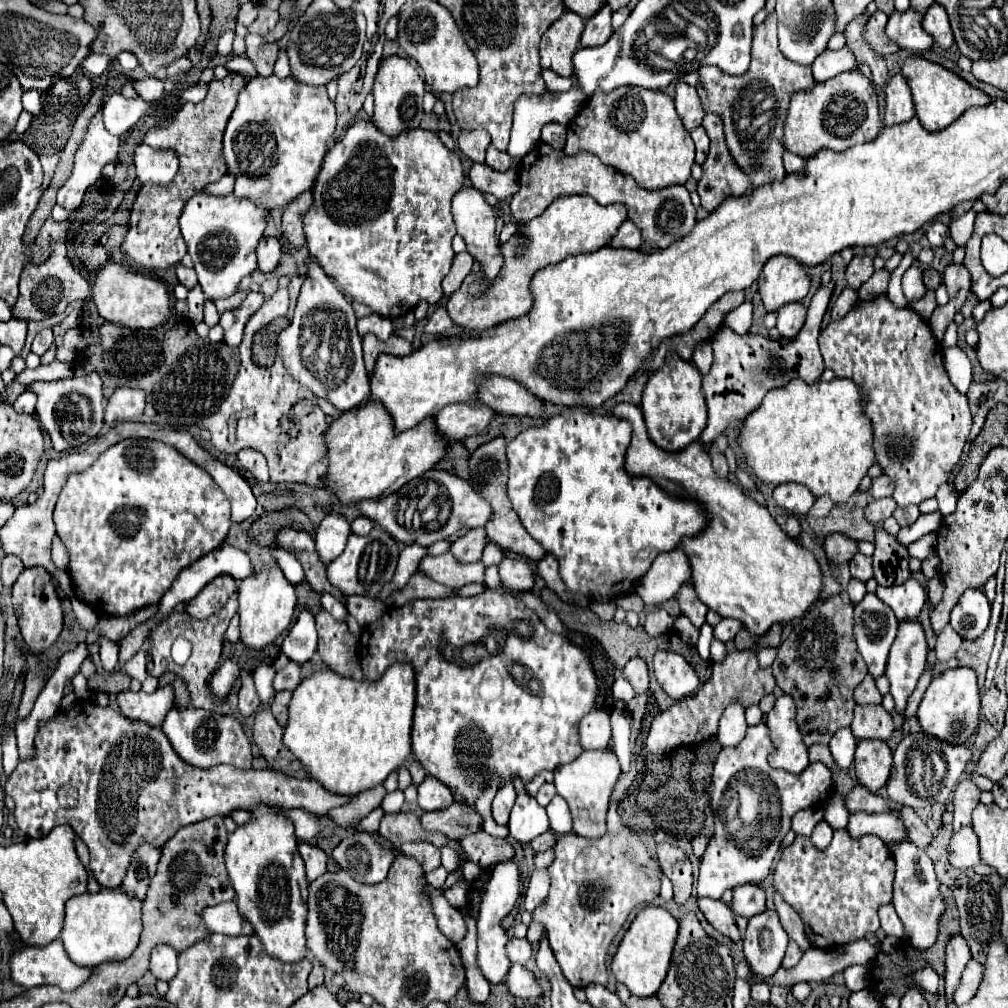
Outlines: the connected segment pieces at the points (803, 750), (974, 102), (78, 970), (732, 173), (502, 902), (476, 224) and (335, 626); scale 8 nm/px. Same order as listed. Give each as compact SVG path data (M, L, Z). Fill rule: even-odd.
M780 696L776 706L768 712L766 724L770 728L770 740L774 752L770 752L768 762L772 768L782 768L788 772L802 772L808 760L808 748L802 742L802 734L796 724L796 706L790 696Z
M908 56L902 64L902 76L906 78L906 82L912 90L916 118L930 132L944 130L956 118L960 118L960 114L964 114L968 108L990 104L990 96L986 96L984 92L970 86L962 78L958 78L954 72L950 72L950 70L942 68L940 64L934 64L922 56Z
M54 938L54 942L46 946L22 946L18 952L12 954L10 958L10 968L12 968L12 980L24 988L34 988L42 984L54 984L60 986L62 990L74 990L88 982L90 974L94 968L86 970L84 966L74 966L70 958L66 958L66 950L62 950L62 940Z
M706 114L704 116L704 122L702 122L702 128L706 130L708 138L710 138L710 152L708 152L708 158L706 162L702 164L702 170L704 170L704 176L702 180L698 182L698 196L702 200L702 206L712 212L720 206L722 200L726 200L728 196L740 196L744 194L748 188L750 188L750 178L746 178L746 174L738 168L738 164L734 162L728 146L726 146L726 140L724 140L724 126L722 126L722 120L716 116L716 114Z
M512 860L506 862L498 862L492 868L492 876L488 880L486 886L486 894L482 898L482 906L480 906L480 916L478 916L478 964L482 974L486 976L486 980L490 984L500 984L508 970L510 970L510 960L506 956L506 942L508 942L508 934L506 930L500 926L500 920L514 908L514 904L518 902L520 896L520 870L518 864Z
M464 186L456 196L454 196L454 202L452 202L452 212L454 212L454 222L456 222L456 228L458 228L458 234L466 240L466 250L474 256L474 260L480 264L482 268L482 276L492 282L500 268L502 268L502 252L500 252L500 242L496 238L496 220L494 220L494 212L490 208L490 204L484 200L482 192L470 188L470 186Z
M326 610L316 614L318 654L340 676L362 680L358 640L350 634L348 624L336 620Z

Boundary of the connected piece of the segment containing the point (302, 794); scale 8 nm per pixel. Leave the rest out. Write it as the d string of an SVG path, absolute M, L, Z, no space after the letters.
M76 702L70 710L60 710L54 718L42 722L36 732L34 752L34 760L20 762L12 776L6 780L6 794L16 802L14 818L18 828L28 838L44 838L46 834L50 834L52 828L68 824L90 848L88 872L102 886L108 888L122 884L130 858L138 842L142 840L162 846L182 826L212 816L226 816L234 808L248 810L252 806L258 806L258 802L266 802L268 806L278 806L282 810L304 808L312 814L326 814L330 808L344 806L354 798L352 794L330 794L330 790L326 790L314 780L298 780L272 770L238 770L234 766L190 766L182 762L182 758L178 758L160 728L146 726L144 722L134 722L112 708L100 708L96 704L86 702Z

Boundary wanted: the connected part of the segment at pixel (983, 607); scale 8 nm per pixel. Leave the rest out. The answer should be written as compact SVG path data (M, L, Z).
M966 590L952 608L950 626L966 640L976 640L988 628L990 602L982 590Z

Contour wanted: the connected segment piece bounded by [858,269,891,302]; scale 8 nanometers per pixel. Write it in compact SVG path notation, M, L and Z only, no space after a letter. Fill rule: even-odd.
M886 269L876 270L868 282L862 284L858 294L862 296L862 302L874 300L879 295L887 293L888 282L891 272Z

